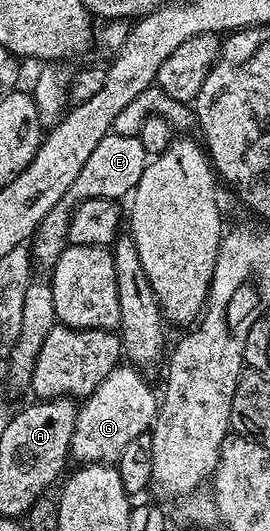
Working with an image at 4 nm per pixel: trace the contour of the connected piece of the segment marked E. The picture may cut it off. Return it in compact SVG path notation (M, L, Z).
M109 133L106 137L102 137L102 141L98 141L94 153L90 153L86 165L82 165L82 170L78 172L74 185L70 185L66 197L62 197L62 201L58 201L58 205L54 205L54 209L50 209L50 213L46 213L46 217L42 217L42 221L32 234L30 240L32 259L39 266L41 263L44 269L51 268L52 264L56 263L58 257L64 252L64 248L69 246L68 230L70 229L72 210L86 199L120 201L123 200L123 195L124 198L131 196L138 181L142 181L142 173L148 167L149 162L149 153L146 149L142 149L139 135L113 135Z

